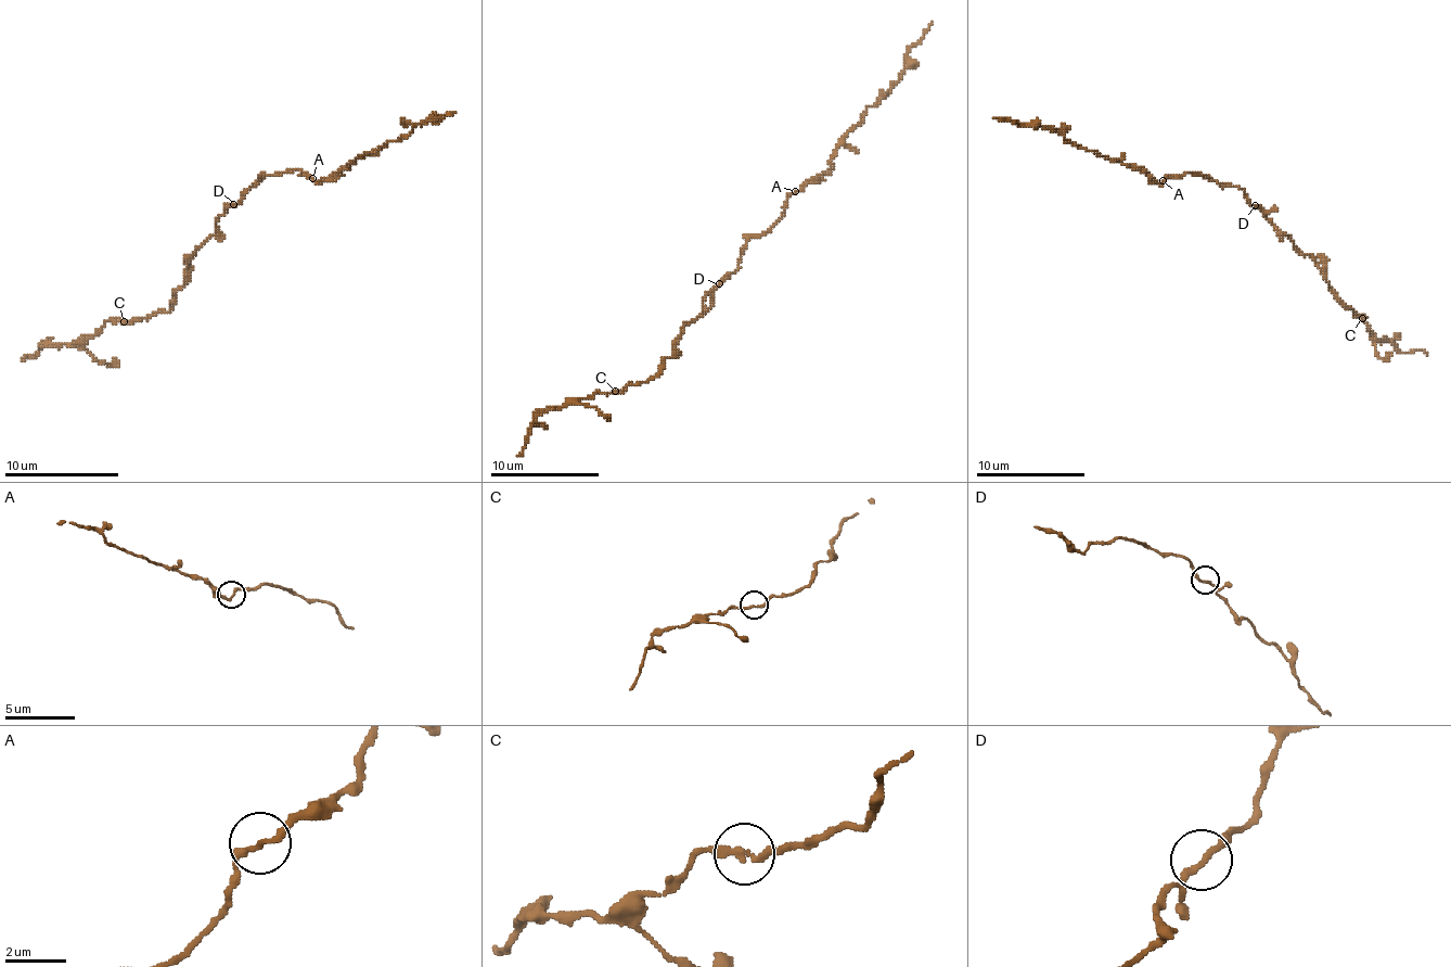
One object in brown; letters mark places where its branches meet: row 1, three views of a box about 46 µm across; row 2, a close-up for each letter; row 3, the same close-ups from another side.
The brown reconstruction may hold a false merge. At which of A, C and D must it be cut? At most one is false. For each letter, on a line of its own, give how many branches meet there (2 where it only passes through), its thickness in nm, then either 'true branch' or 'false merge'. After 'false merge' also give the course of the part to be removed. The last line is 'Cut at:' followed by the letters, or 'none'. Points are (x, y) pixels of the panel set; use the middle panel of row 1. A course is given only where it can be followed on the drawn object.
A: 2 | 190 nm | true branch
C: 2 | 200 nm | true branch
D: 2 | 190 nm | true branch
Cut at: none

